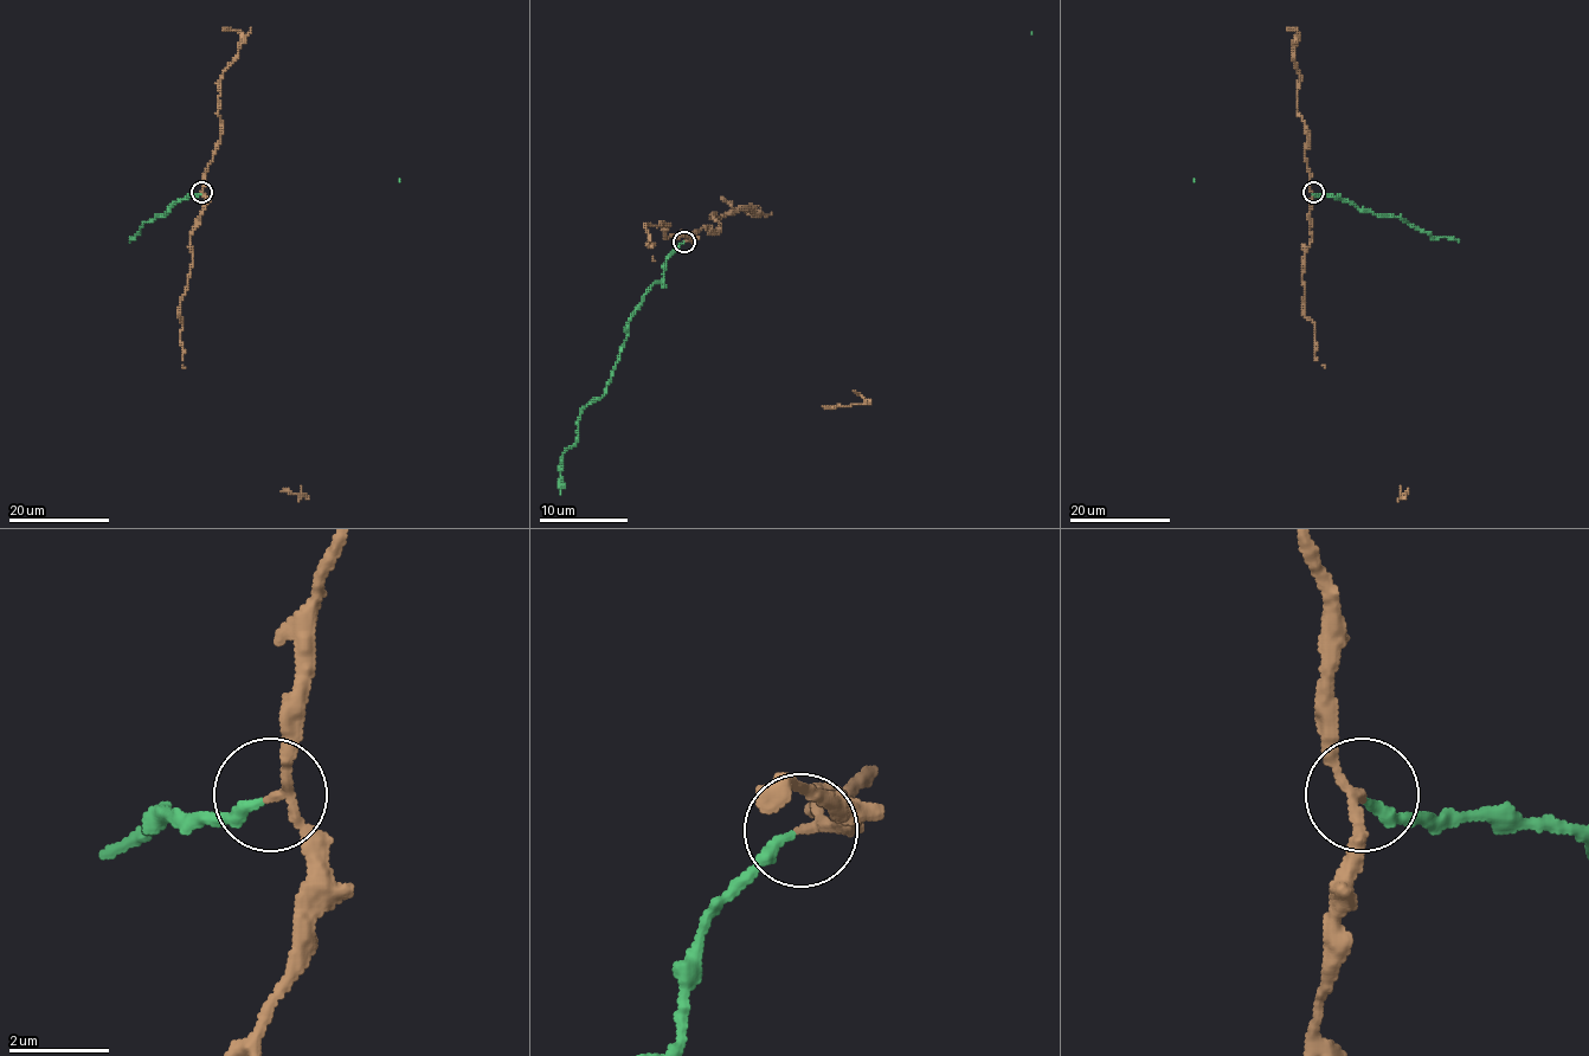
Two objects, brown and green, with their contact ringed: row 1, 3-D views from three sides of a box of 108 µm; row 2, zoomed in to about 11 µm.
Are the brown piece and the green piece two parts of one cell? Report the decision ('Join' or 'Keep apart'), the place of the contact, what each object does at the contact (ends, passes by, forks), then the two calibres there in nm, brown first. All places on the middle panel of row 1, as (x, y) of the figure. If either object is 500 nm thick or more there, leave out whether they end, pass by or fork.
Keep apart. Place: (684, 242). At the ring brown passes by. At the ring green ends. Thickness 160 nm (brown) against 240 nm

